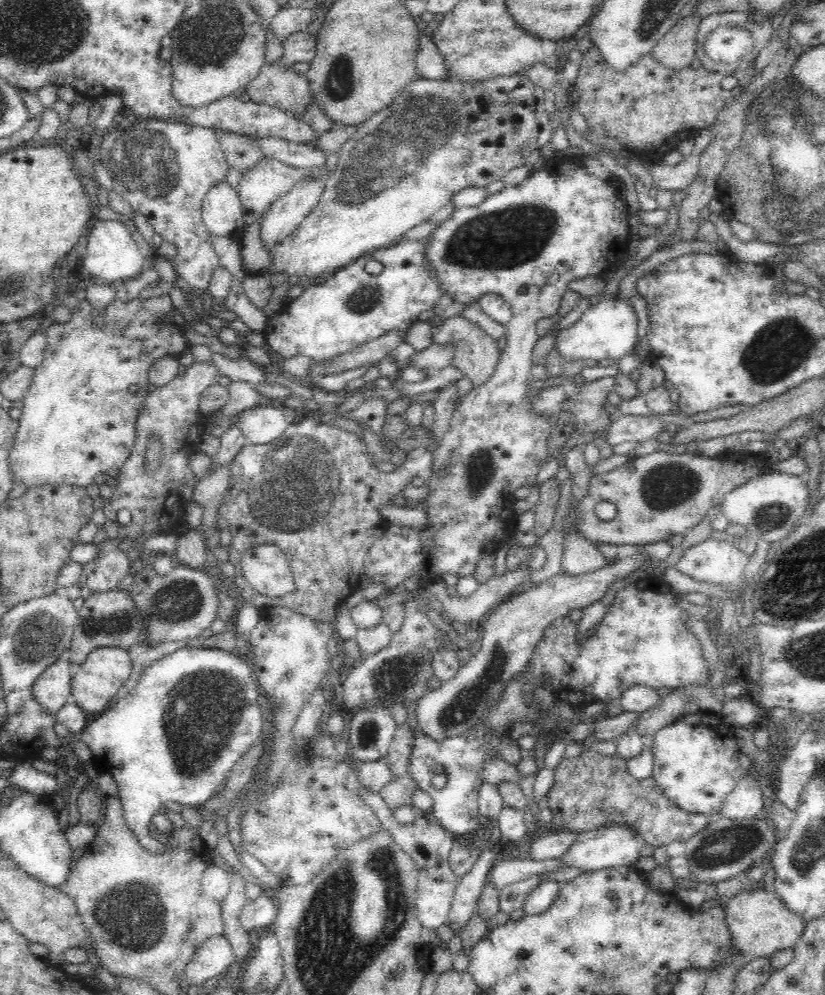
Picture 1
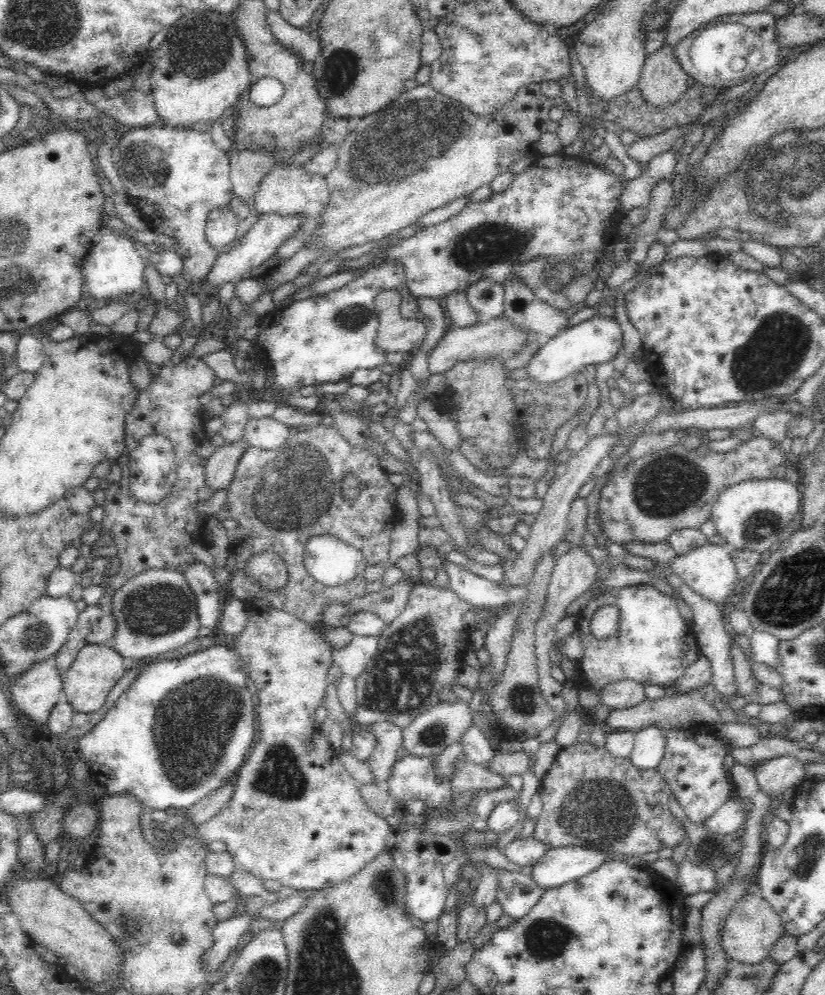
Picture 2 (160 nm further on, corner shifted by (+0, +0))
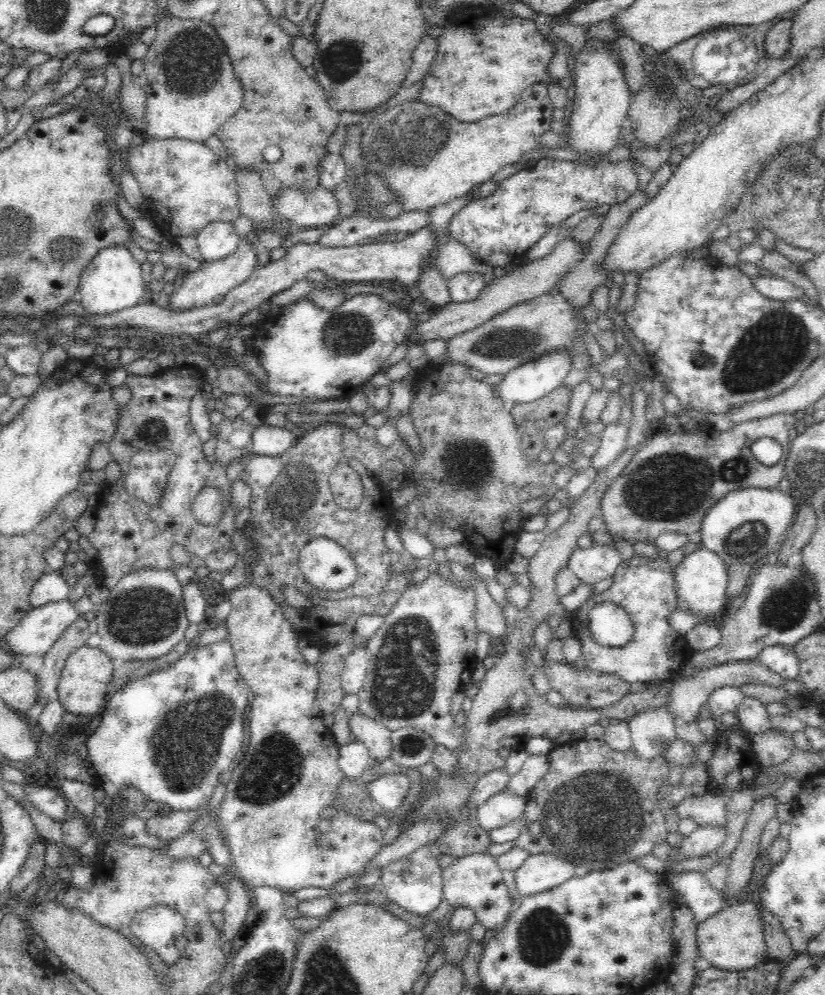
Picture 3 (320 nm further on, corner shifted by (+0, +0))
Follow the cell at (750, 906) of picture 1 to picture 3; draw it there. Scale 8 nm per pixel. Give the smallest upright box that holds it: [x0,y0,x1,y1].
[694,899,772,971]

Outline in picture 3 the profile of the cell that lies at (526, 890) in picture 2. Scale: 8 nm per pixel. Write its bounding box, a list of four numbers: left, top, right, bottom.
[442,853,512,930]

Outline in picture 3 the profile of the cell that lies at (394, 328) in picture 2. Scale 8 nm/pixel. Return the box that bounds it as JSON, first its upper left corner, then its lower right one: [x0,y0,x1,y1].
[408,236,592,344]

